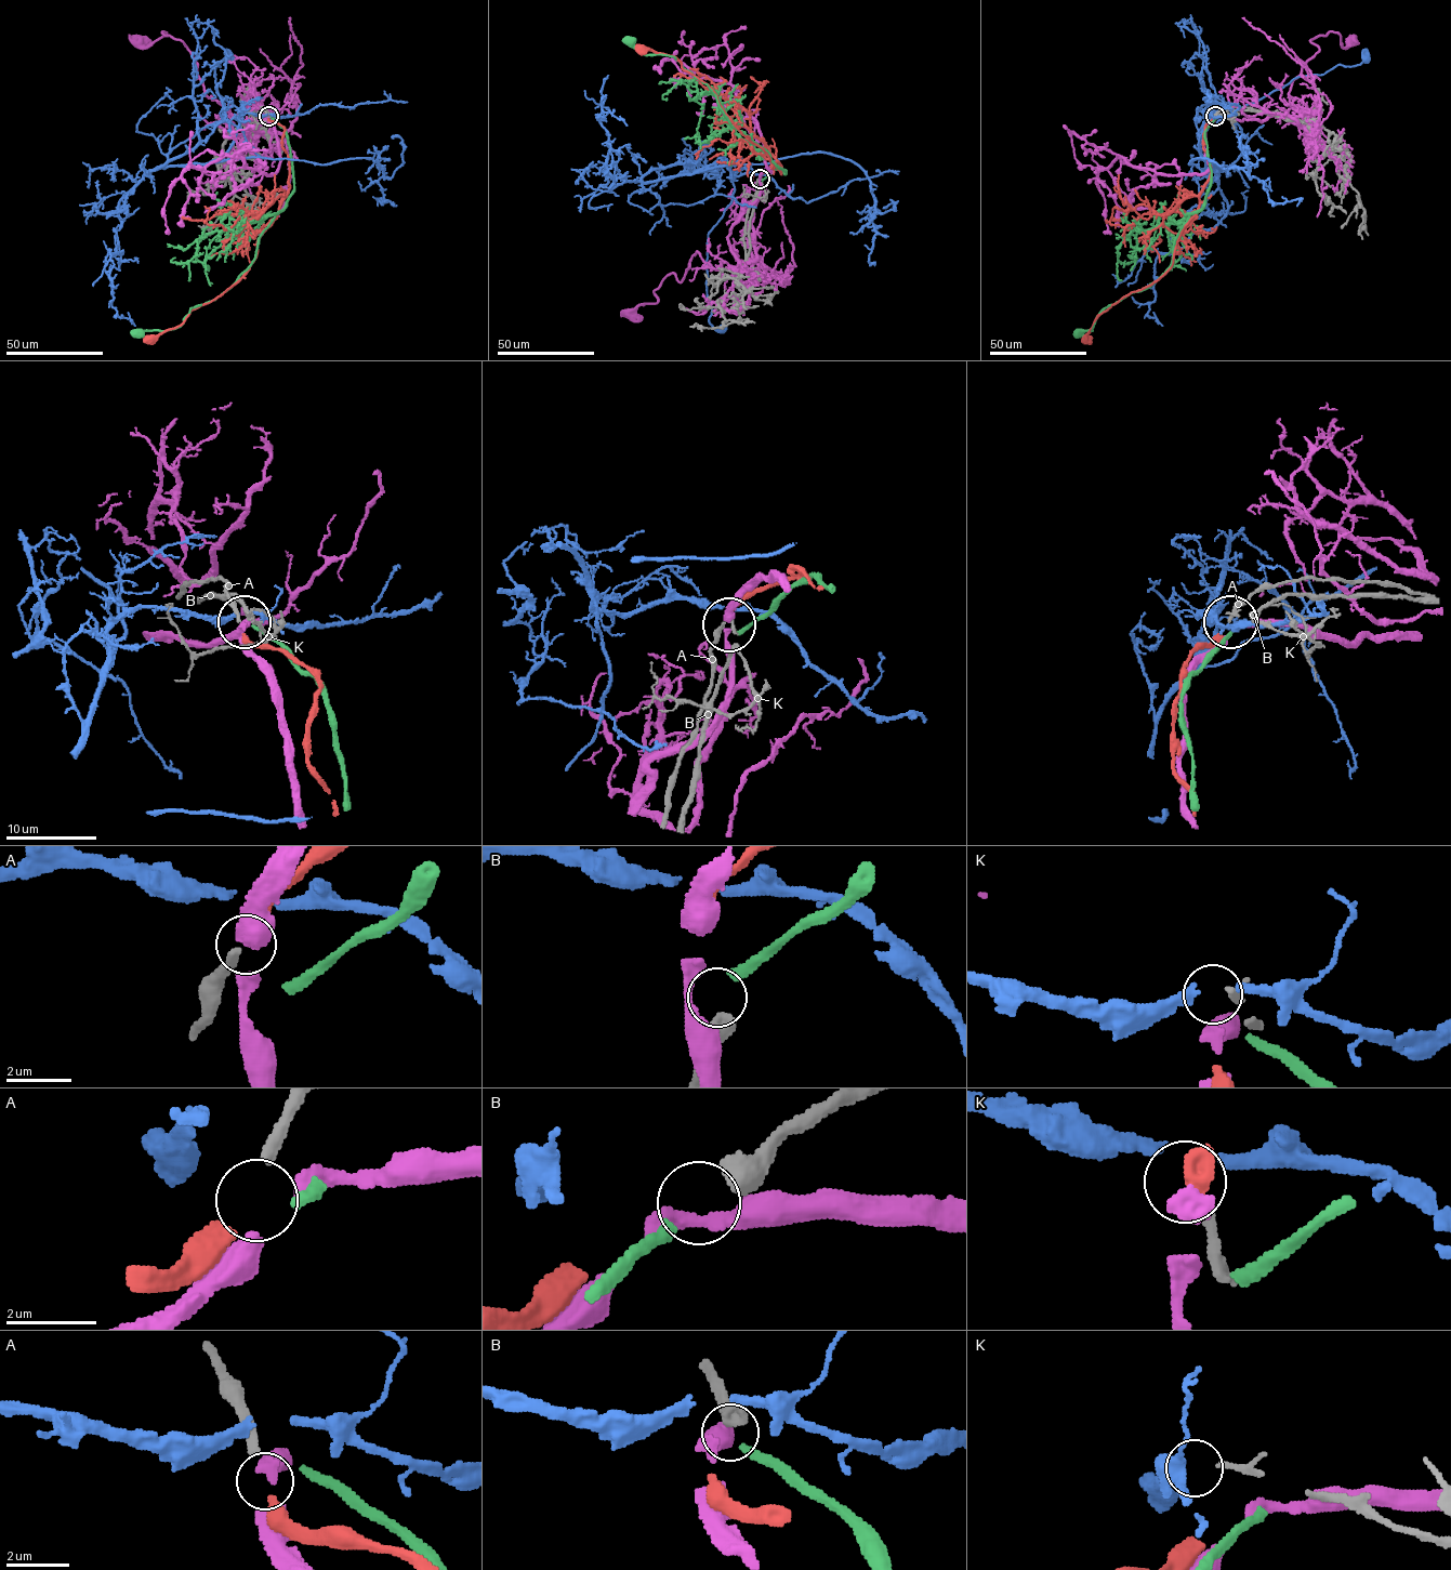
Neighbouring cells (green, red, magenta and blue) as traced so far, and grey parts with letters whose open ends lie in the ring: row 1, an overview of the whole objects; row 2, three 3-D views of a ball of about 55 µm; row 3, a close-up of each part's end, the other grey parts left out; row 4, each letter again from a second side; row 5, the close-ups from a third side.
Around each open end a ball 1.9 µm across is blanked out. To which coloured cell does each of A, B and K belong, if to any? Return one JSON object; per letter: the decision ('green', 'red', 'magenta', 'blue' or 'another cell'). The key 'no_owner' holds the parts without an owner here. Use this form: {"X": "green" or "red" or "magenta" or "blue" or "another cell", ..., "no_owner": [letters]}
{"A": "red", "B": "green", "K": "blue", "no_owner": []}

